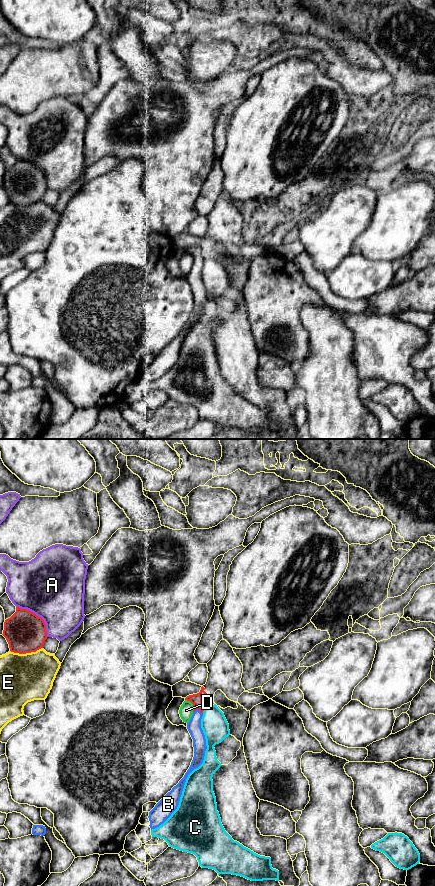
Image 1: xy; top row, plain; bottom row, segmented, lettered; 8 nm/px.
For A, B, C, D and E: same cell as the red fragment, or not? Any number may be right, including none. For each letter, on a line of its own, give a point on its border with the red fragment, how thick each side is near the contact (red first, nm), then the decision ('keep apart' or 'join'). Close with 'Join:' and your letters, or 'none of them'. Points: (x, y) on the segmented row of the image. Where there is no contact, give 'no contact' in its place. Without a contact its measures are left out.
A: xy (37, 616) | 320/480 nm | keep apart
B: xy (198, 708) | 100/110 nm | join
C: xy (203, 710) | 100/220 nm | keep apart
D: xy (192, 703) | 100/110 nm | keep apart
E: xy (26, 652) | 320/380 nm | keep apart
Join: B

